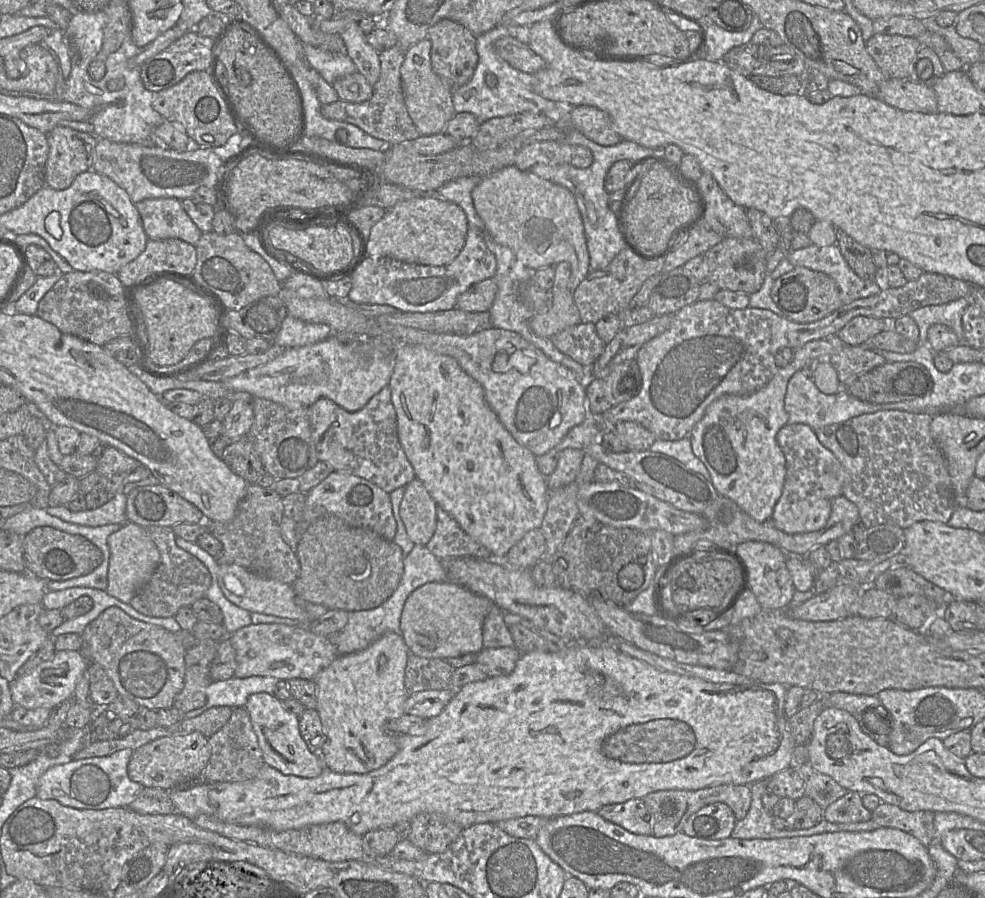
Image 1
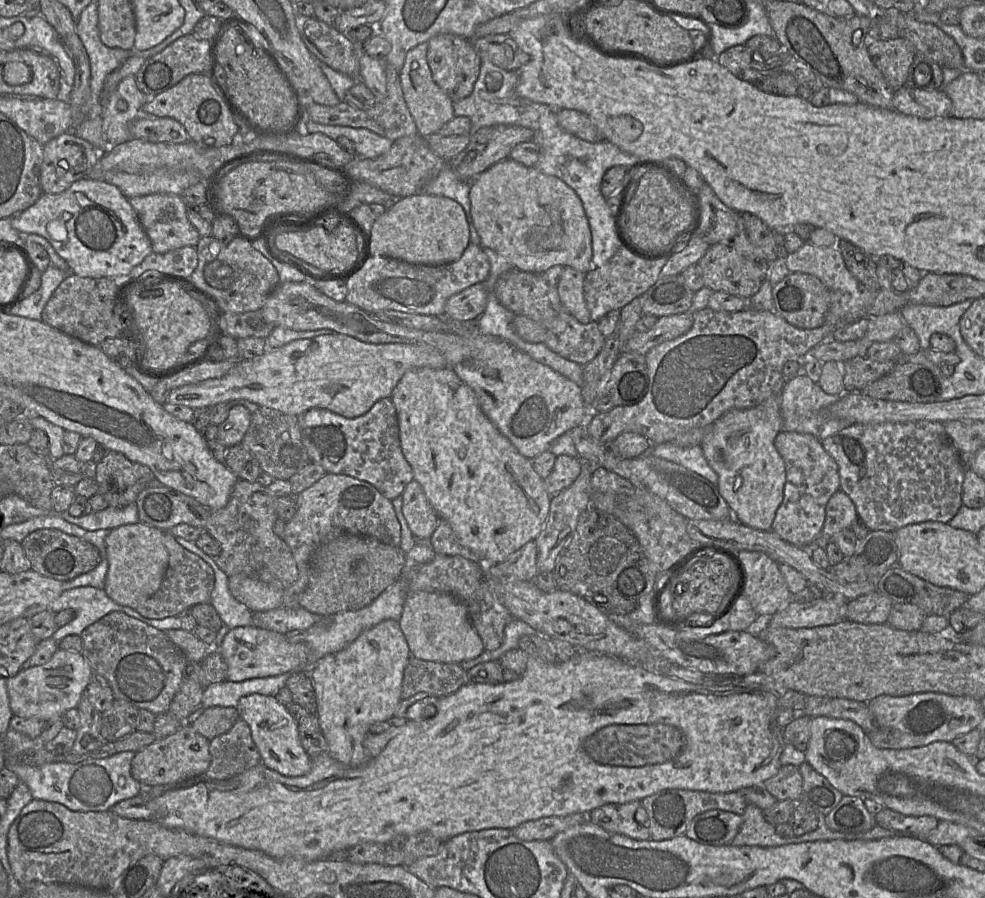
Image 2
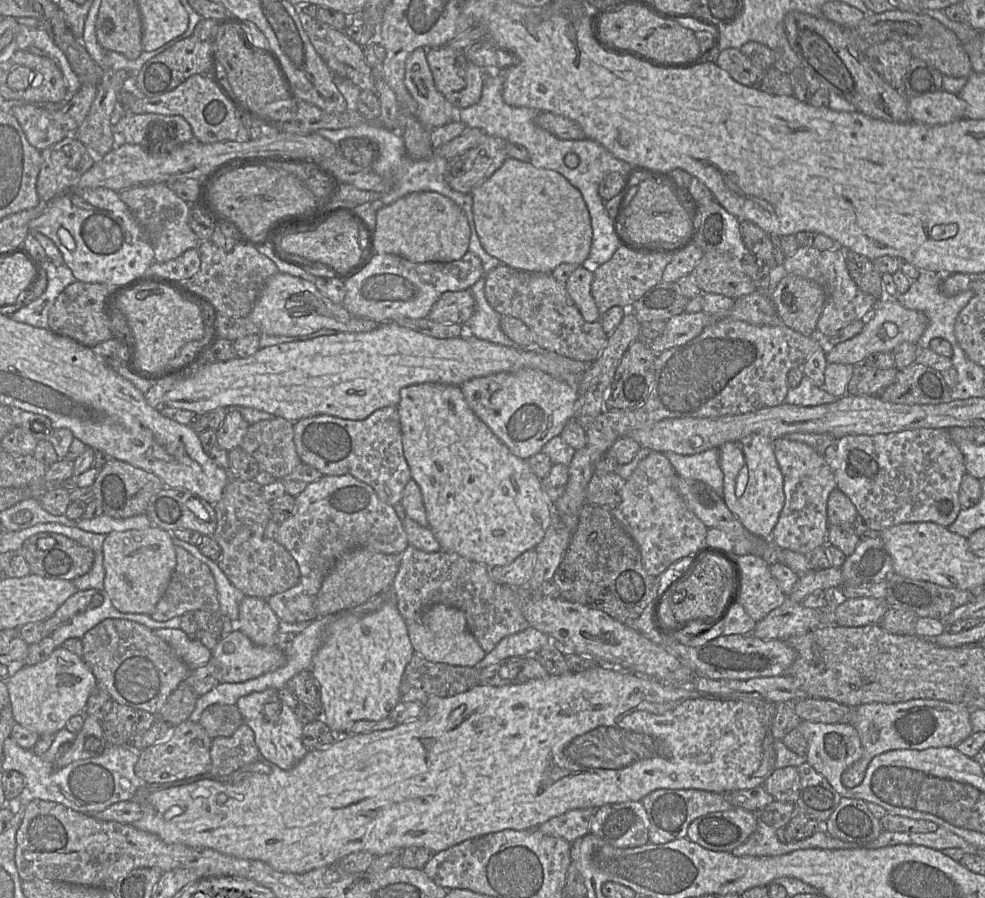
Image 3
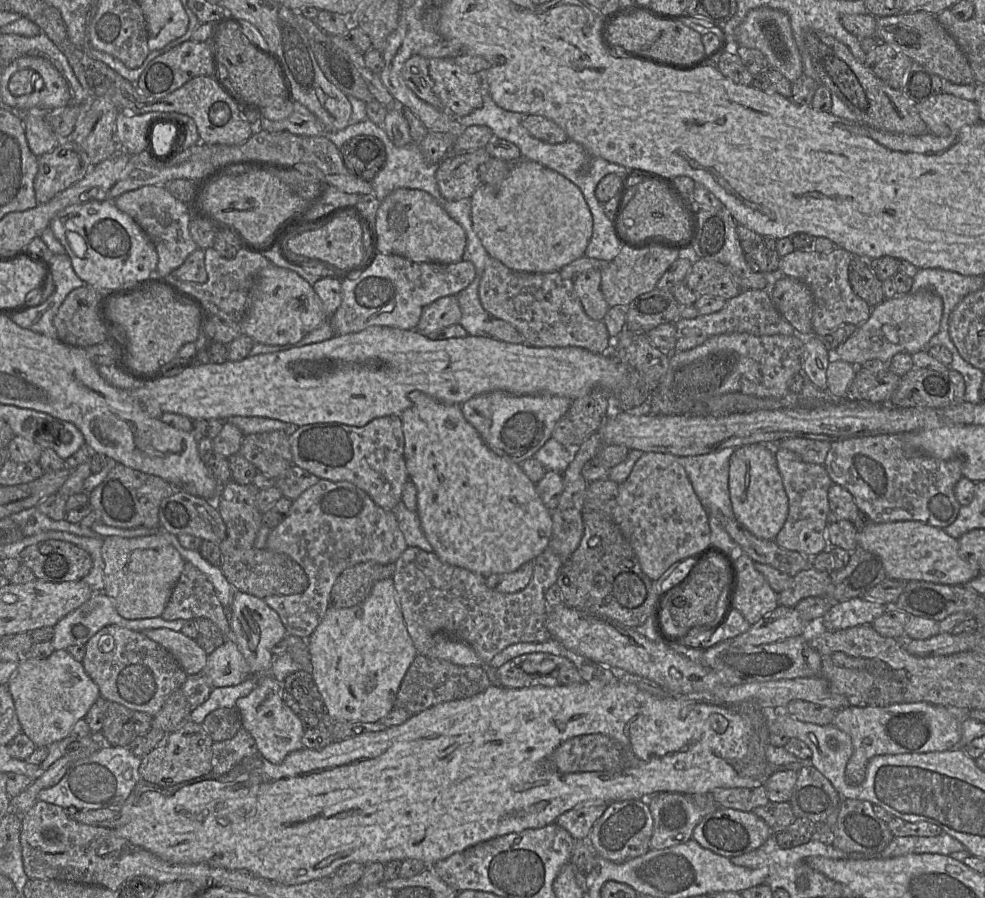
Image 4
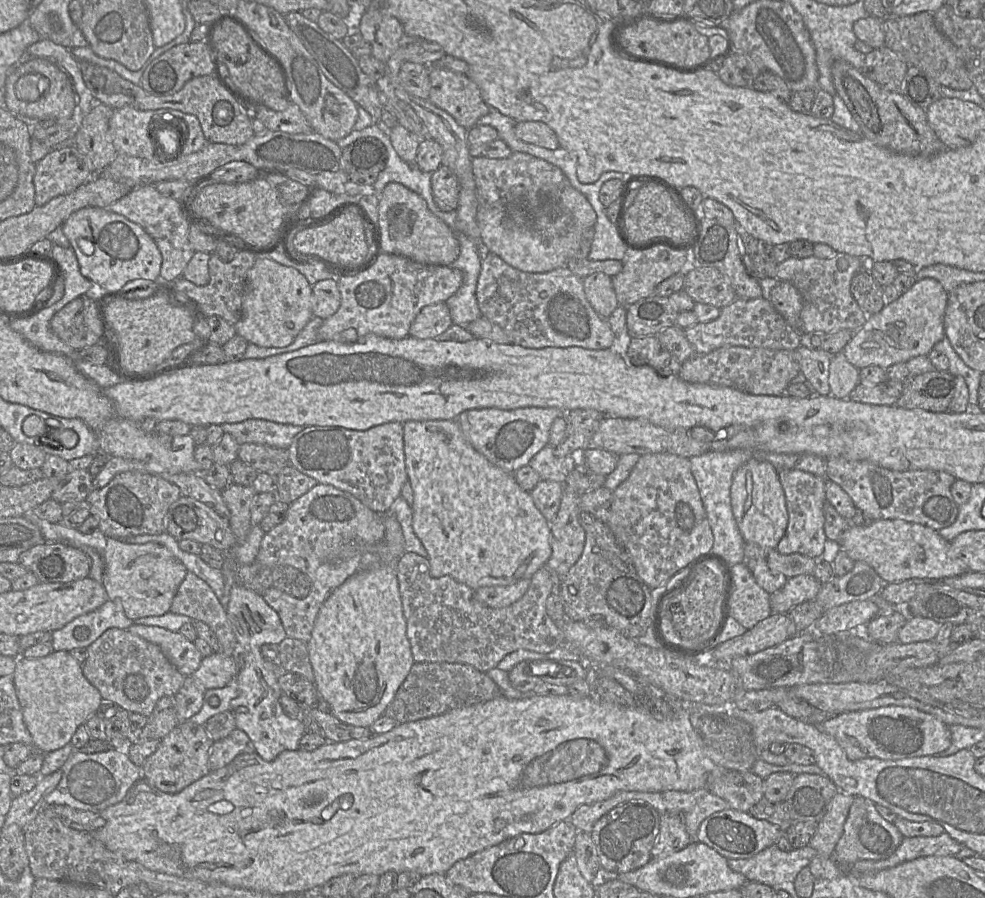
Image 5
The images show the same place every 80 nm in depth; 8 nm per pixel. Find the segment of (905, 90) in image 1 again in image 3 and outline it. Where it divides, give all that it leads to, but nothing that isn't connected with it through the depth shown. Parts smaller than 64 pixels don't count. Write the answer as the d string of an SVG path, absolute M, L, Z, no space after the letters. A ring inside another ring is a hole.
M944 89L907 99L912 121L943 125L965 118L966 102Z

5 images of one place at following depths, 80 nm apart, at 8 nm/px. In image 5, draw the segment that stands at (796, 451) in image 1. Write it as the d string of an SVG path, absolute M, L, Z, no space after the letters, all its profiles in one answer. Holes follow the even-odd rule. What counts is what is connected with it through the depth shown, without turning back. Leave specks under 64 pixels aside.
M796 469L781 470L778 472L778 476L785 494L788 512L788 525L777 545L778 552L784 555L799 553L814 559L829 555L831 549L824 532L823 512L826 502L825 483L827 478Z

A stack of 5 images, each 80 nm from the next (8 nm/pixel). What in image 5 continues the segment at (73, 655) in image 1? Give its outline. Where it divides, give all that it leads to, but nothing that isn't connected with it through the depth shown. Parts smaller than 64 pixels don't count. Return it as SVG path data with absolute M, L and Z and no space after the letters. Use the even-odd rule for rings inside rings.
M53 651L46 657L19 657L13 673L13 682L23 720L36 749L43 753L58 750L71 742L81 724L97 713L102 697L84 676L82 664L68 651Z

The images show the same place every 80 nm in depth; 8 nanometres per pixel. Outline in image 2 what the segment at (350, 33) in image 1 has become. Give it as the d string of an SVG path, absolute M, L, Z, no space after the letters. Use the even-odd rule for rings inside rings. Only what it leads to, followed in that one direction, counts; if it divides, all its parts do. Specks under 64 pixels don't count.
M353 42L355 52L359 61L359 79L371 90L377 101L386 97L386 73L384 62L369 56L364 50L364 43Z

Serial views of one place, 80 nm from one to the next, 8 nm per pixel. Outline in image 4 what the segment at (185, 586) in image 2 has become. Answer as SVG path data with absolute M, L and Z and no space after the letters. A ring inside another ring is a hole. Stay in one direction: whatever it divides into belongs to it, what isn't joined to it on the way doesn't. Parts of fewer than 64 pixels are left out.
M185 562L179 580L175 584L170 599L160 617L167 621L207 618L220 629L226 640L232 639L229 610L226 610L220 603L209 578L190 562Z

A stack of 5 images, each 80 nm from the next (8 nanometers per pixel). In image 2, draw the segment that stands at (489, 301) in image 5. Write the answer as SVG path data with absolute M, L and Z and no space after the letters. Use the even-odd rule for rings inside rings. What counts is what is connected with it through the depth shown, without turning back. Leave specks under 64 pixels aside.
M512 268L500 275L494 288L499 302L515 315L523 315L540 323L546 329L545 344L555 353L585 366L602 349L606 338L598 328L598 322L582 324L563 306L556 286L550 285L542 274Z

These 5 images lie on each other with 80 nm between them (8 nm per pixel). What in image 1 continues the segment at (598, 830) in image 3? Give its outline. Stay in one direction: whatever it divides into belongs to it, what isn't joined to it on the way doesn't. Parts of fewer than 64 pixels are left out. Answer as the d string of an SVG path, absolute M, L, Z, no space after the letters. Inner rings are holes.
M633 798L623 803L608 804L597 813L605 820L617 824L627 831L639 835L652 835L652 819L648 815L641 817L639 809L646 808L640 798Z

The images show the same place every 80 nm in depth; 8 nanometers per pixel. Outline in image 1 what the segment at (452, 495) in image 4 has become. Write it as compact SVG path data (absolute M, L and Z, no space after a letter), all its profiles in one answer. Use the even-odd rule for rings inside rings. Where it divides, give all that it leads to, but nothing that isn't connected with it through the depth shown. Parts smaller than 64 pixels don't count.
M396 345L395 365L389 381L389 388L391 401L396 412L399 442L414 469L415 476L422 481L437 506L445 510L469 536L491 552L492 560L505 559L509 550L527 532L541 527L547 510L549 496L549 489L546 483L547 477L540 473L536 463L536 456L513 438L486 402L484 389L481 384L465 373L457 361L450 356L436 353L419 345Z

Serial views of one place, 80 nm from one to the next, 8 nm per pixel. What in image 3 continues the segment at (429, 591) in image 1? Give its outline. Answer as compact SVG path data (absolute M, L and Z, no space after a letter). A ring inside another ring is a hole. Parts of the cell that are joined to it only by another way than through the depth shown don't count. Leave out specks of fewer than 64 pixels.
M442 603L434 604L416 620L406 624L414 651L428 661L473 667L486 655L469 631L465 613L456 607Z

